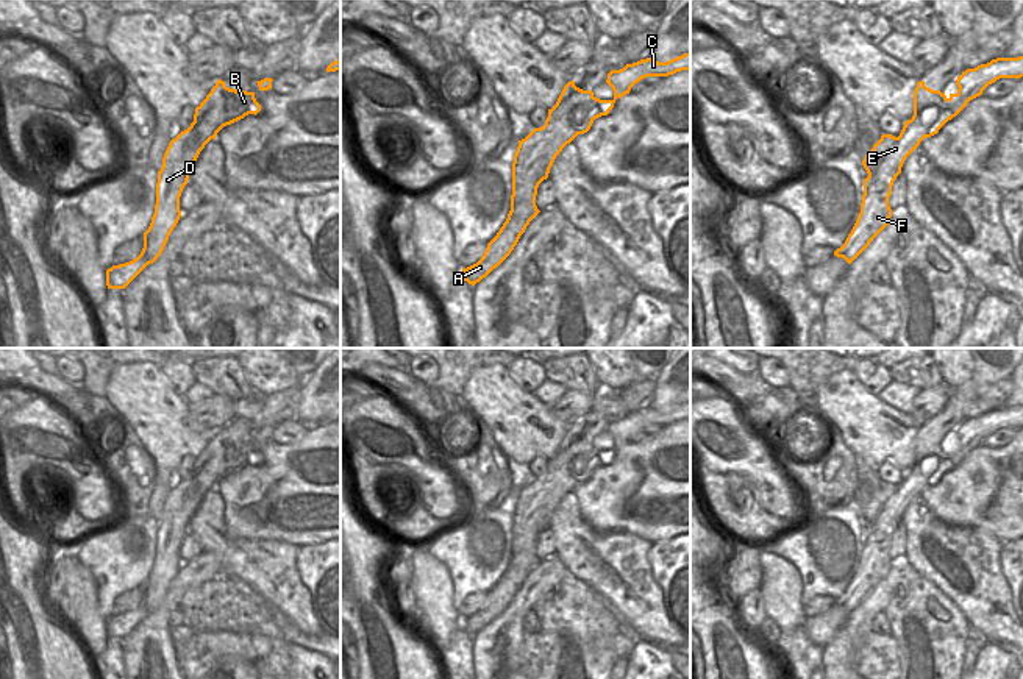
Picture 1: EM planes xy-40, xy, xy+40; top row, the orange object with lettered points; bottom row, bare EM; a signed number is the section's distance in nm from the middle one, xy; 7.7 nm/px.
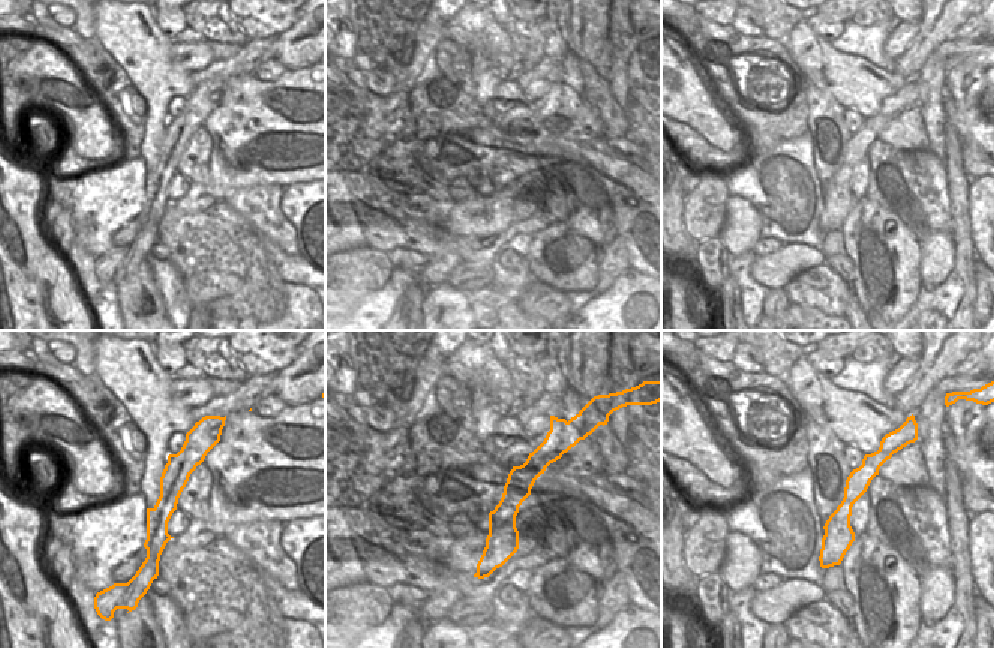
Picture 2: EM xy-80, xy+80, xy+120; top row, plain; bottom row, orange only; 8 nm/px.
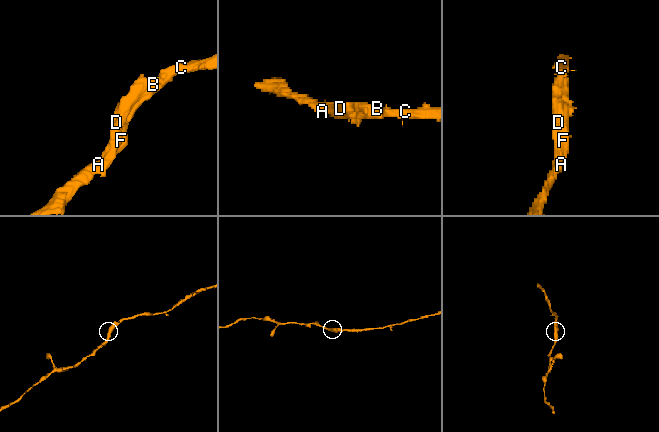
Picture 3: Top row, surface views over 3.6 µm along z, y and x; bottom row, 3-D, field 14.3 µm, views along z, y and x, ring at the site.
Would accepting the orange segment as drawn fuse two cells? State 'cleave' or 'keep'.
keep

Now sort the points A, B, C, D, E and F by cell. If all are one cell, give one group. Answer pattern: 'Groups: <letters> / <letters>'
Groups: A B C D E F.

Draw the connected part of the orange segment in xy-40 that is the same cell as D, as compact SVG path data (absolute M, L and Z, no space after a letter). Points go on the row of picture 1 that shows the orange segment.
M217 80L206 98L195 108L191 126L170 140L158 172L155 214L144 233L144 248L136 259L106 270L108 289L125 289L161 256L181 217L180 197L187 184L189 172L205 145L216 139L223 126L248 114L256 116L259 111L261 105L255 92L230 89L225 81Z

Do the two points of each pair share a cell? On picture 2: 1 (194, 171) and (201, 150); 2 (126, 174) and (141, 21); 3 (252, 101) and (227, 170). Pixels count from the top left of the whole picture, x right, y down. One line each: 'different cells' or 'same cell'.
1: same cell
2: different cells
3: same cell

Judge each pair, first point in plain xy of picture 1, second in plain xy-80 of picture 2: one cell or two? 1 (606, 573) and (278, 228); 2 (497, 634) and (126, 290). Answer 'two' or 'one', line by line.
1: one
2: one

